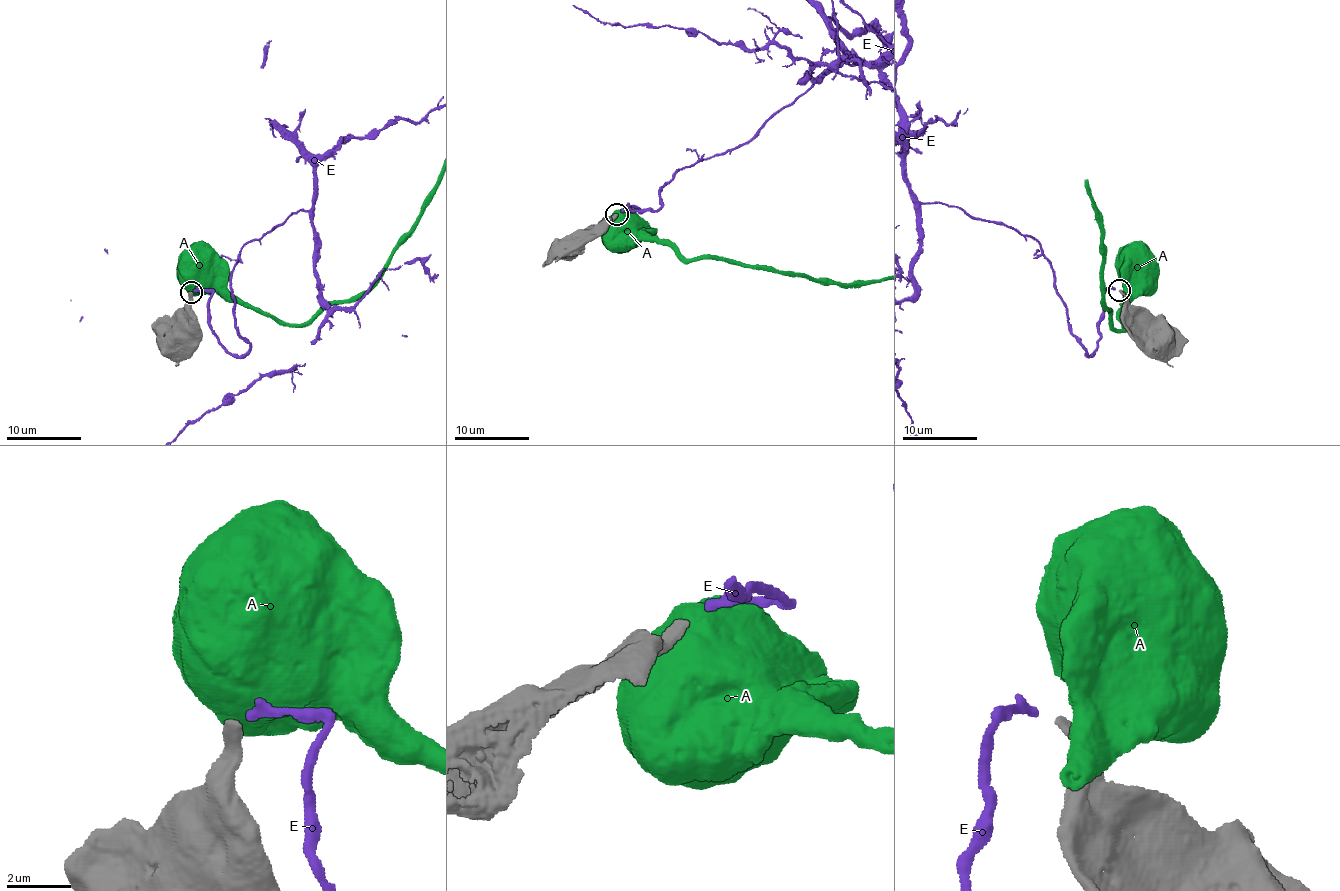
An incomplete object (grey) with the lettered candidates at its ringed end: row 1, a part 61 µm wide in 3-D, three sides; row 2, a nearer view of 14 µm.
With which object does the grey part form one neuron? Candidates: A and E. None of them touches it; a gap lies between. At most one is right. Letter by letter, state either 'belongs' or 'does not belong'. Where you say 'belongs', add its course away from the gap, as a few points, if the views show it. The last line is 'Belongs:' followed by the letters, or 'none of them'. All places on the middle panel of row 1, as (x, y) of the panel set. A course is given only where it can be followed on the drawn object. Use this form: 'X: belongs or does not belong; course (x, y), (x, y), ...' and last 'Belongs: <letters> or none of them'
A: does not belong
E: belongs
Belongs: E

